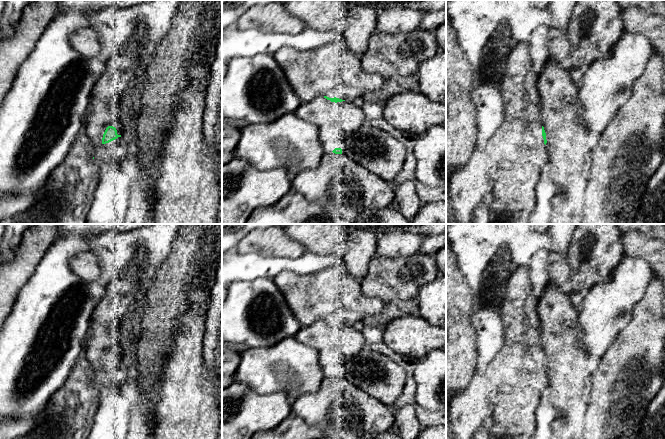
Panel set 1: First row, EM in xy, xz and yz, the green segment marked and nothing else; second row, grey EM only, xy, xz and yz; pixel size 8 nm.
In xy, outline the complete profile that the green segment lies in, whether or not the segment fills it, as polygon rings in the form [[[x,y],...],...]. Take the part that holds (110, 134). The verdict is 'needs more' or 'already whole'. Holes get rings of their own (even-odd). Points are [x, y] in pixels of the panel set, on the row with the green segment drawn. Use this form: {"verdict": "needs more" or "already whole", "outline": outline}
{"verdict": "needs more", "outline": [[[144,22],[134,24],[124,50],[94,84],[84,126],[84,133],[92,145],[109,143],[123,133],[117,111],[142,66],[140,53],[146,42],[146,27]]]}

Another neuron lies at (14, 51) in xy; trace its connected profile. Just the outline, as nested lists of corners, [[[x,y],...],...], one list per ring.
[[[35,0],[24,10],[16,32],[9,39],[0,41],[0,107],[18,69],[57,11],[58,0]]]

